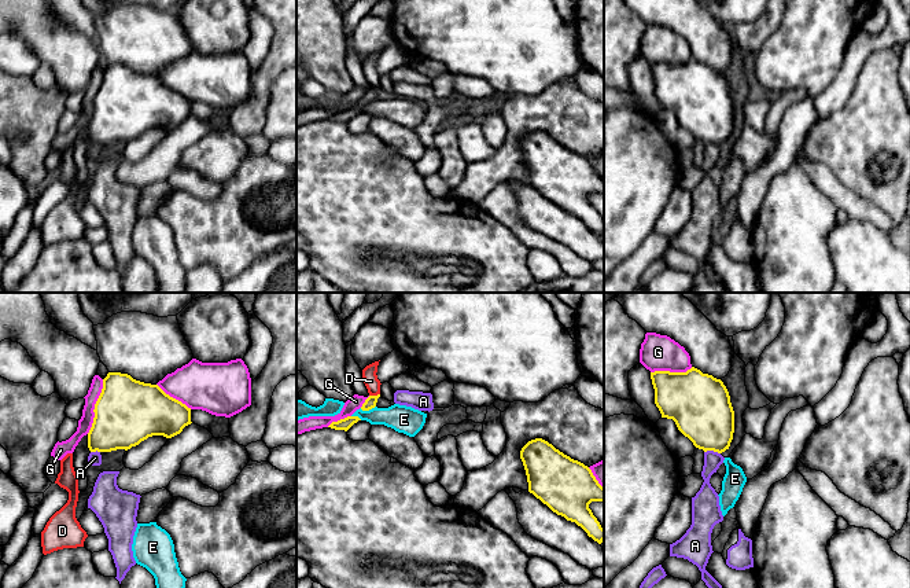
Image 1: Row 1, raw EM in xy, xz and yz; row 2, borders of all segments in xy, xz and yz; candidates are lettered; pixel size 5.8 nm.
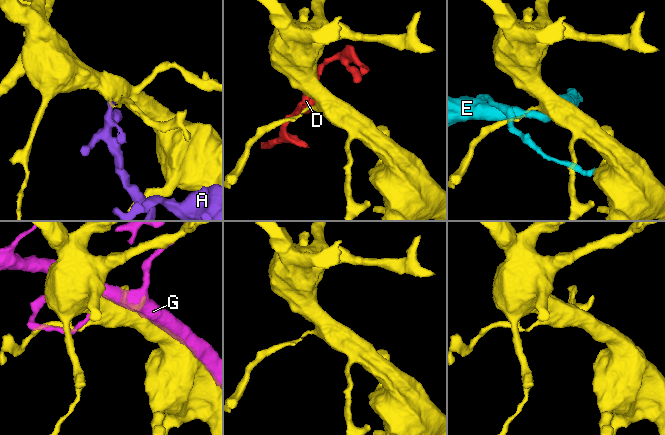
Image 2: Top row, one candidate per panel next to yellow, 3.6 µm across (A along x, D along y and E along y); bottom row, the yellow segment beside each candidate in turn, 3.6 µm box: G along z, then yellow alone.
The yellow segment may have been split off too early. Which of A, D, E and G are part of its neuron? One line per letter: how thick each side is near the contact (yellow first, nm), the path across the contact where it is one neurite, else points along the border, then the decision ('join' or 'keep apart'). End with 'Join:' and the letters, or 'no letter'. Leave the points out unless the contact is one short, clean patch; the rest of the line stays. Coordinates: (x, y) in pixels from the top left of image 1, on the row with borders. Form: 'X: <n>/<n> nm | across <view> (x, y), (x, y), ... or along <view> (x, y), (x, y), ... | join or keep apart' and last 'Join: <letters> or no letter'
A: 340/100 nm | along yz (704, 451), (717, 451), (719, 454) | keep apart
D: 70/90 nm | keep apart
E: 70/160 nm | keep apart
G: 380/80 nm | keep apart
Join: no letter

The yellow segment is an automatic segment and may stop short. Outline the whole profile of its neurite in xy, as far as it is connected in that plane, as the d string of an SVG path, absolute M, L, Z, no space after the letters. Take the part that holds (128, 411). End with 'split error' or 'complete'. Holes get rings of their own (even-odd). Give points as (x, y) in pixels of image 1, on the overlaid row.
M108 372L88 433L91 452L130 449L152 436L172 438L191 425L191 408L158 385Z; complete

